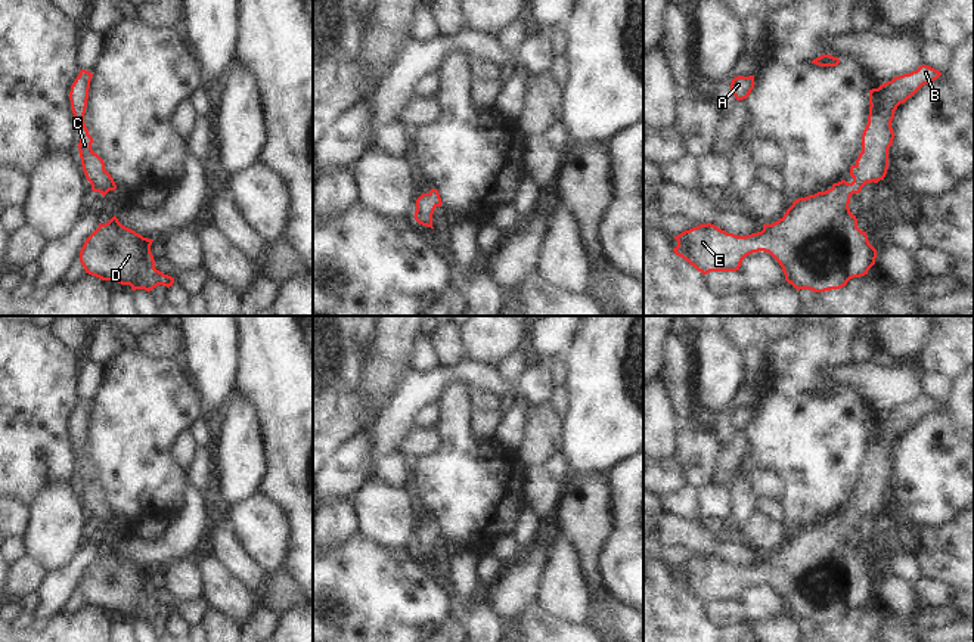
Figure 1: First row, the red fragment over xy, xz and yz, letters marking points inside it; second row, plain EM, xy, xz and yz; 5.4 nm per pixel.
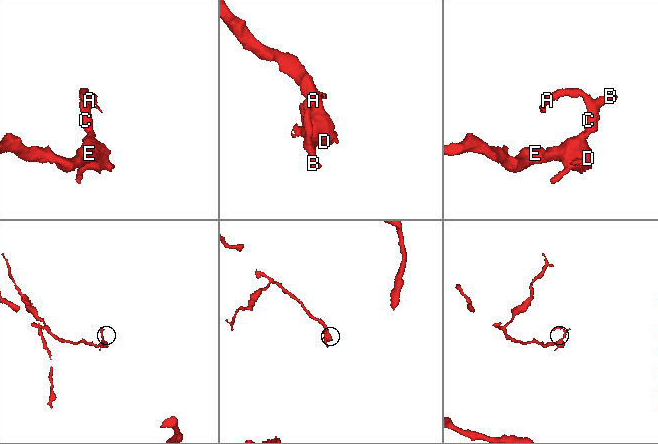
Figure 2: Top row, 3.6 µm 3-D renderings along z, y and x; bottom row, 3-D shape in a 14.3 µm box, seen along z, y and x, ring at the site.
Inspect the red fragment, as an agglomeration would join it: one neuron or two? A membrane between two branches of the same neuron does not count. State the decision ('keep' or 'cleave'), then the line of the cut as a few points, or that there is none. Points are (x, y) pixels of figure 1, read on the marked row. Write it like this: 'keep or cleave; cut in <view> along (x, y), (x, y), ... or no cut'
keep; no cut

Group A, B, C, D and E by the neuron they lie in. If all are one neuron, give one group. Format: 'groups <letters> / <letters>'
groups A B C D E

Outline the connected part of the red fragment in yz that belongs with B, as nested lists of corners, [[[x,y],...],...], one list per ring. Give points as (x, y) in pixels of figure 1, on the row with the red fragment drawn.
[[[921,65],[869,90],[868,124],[862,152],[850,167],[852,183],[841,180],[825,192],[795,199],[782,218],[747,236],[728,233],[711,223],[692,227],[674,236],[674,254],[707,275],[736,272],[747,255],[764,251],[779,263],[785,280],[797,291],[840,289],[850,279],[868,275],[877,249],[857,227],[849,208],[850,198],[866,183],[884,180],[894,139],[894,111],[940,75],[940,71]]]

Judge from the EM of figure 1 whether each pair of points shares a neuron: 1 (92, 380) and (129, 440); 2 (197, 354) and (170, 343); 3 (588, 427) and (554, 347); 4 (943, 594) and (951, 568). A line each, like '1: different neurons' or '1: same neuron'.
1: different neurons
2: different neurons
3: different neurons
4: different neurons

